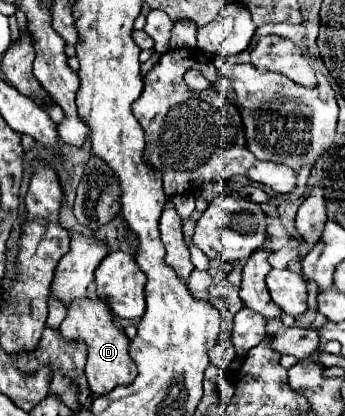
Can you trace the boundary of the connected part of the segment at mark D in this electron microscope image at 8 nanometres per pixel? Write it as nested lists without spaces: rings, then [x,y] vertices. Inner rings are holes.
[[[103,297],[75,299],[75,303],[71,303],[71,307],[67,307],[67,317],[63,319],[59,331],[67,339],[83,339],[87,343],[85,375],[89,381],[89,389],[95,395],[109,393],[113,387],[129,385],[135,379],[137,367],[135,367],[133,359],[129,359],[131,357],[129,339],[121,329],[117,329],[115,315],[111,313],[111,309],[107,307],[107,301],[103,301]]]

